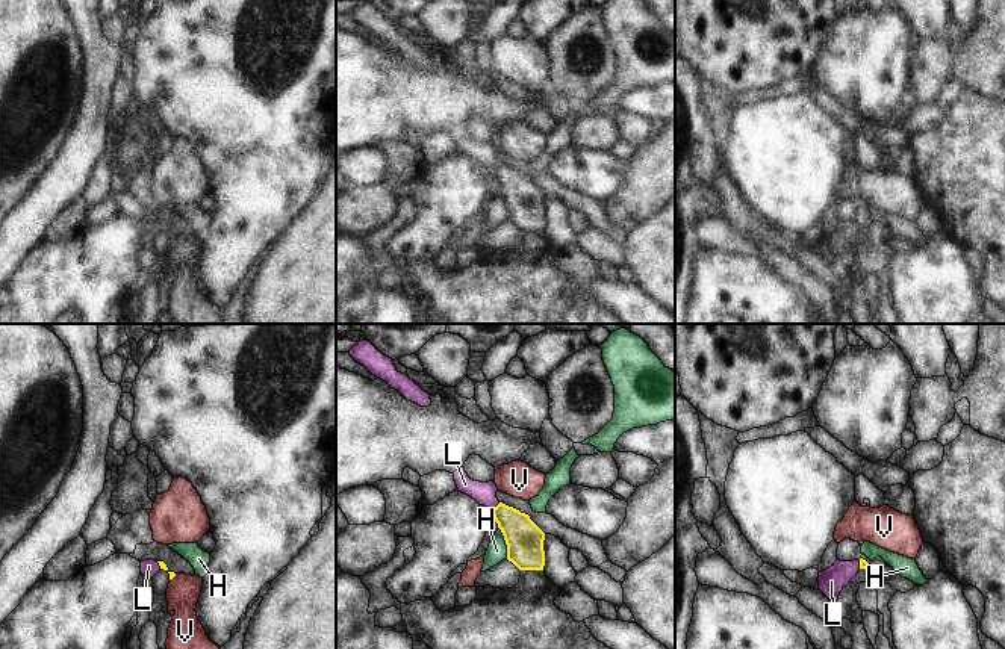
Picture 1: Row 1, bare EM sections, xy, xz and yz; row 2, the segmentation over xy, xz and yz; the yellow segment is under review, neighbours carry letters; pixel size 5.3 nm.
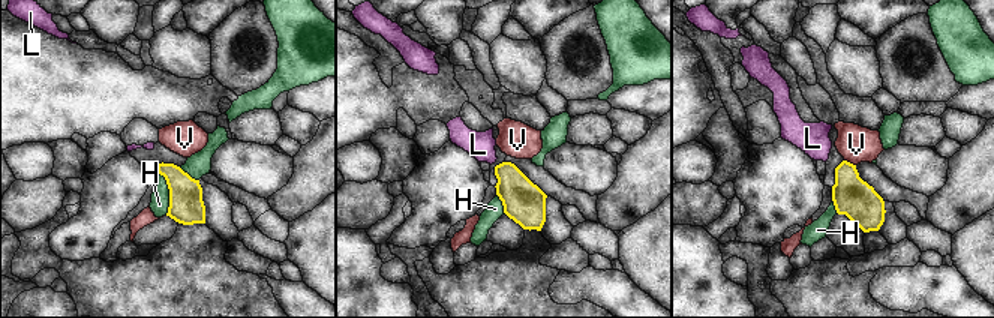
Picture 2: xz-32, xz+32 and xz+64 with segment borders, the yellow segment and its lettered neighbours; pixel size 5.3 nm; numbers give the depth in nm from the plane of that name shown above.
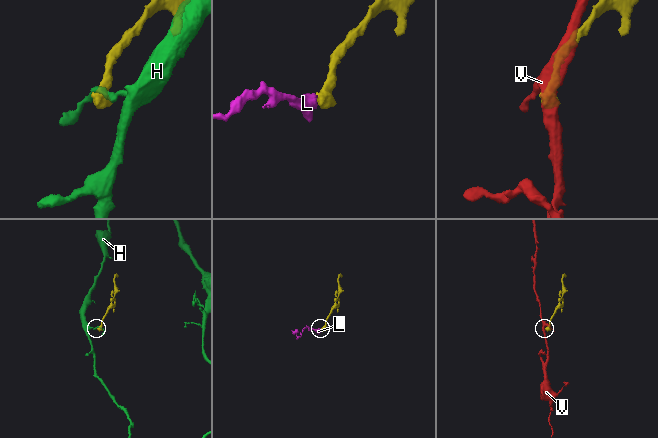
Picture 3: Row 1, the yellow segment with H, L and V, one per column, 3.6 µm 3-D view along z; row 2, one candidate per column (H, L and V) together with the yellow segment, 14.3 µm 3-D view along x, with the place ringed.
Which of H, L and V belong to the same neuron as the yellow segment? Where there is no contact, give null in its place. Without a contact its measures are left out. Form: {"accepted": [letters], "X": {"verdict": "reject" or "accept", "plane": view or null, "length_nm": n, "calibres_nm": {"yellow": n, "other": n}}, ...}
{"accepted": ["L"], "H": {"verdict": "reject", "plane": "xz", "length_nm": 180, "calibres_nm": {"yellow": 200, "other": 110}}, "L": {"verdict": "accept", "plane": "xz", "length_nm": 60, "calibres_nm": {"yellow": 200, "other": 120}}, "V": {"verdict": "reject", "plane": "xy", "length_nm": 50, "calibres_nm": {"yellow": 30, "other": 180}}}

